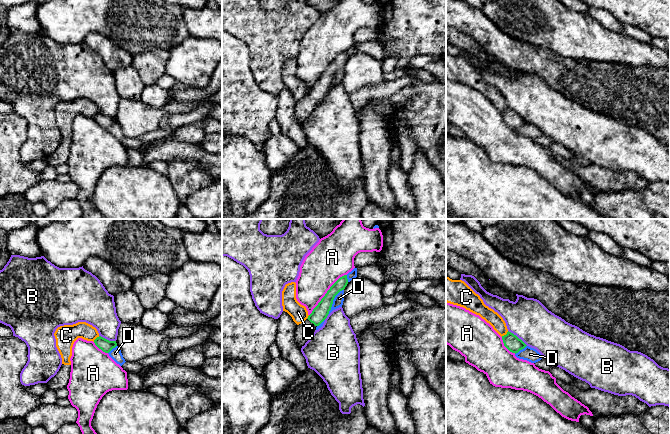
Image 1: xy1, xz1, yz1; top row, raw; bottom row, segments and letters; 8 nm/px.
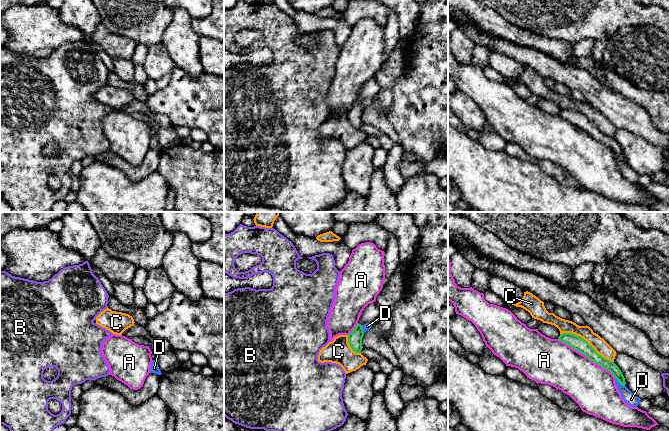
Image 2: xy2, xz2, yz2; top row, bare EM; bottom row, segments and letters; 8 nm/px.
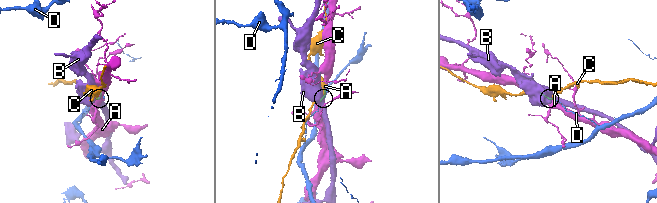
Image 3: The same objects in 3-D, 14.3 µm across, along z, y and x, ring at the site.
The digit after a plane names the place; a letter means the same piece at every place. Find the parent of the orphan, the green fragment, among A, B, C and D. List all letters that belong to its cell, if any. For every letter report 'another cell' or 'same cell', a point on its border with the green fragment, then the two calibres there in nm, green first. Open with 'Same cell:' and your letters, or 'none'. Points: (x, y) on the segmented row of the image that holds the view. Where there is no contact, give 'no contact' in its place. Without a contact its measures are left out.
Same cell: none
A: another cell; meets green in yz2 at (587, 356); 110 nm thick on the green side, 360 nm on the other
B: another cell; meets green in yz1 at (517, 337); 120 nm thick on the green side, 340 nm on the other
C: another cell; meets green in yz2 at (587, 342); 110 nm thick on the green side, 110 nm on the other
D: another cell; meets green in xz1 at (332, 301); 120 nm thick on the green side, 80 nm on the other

